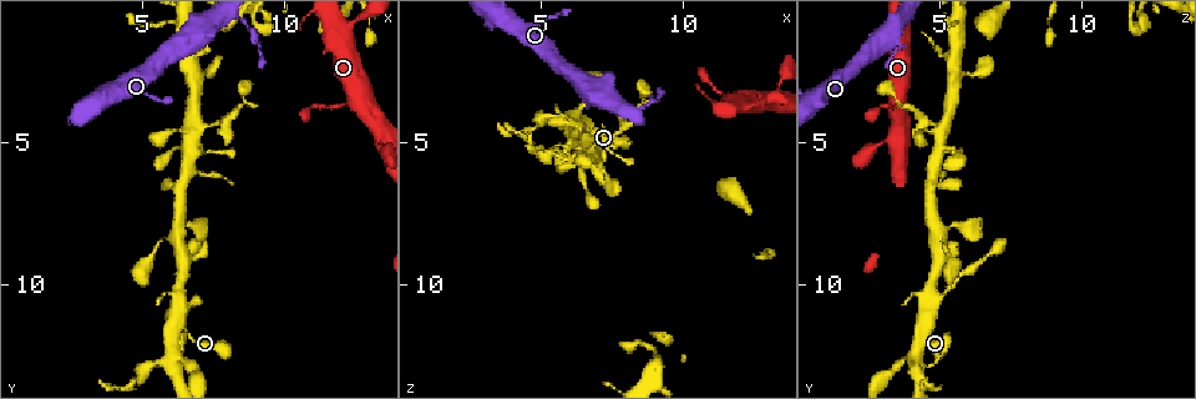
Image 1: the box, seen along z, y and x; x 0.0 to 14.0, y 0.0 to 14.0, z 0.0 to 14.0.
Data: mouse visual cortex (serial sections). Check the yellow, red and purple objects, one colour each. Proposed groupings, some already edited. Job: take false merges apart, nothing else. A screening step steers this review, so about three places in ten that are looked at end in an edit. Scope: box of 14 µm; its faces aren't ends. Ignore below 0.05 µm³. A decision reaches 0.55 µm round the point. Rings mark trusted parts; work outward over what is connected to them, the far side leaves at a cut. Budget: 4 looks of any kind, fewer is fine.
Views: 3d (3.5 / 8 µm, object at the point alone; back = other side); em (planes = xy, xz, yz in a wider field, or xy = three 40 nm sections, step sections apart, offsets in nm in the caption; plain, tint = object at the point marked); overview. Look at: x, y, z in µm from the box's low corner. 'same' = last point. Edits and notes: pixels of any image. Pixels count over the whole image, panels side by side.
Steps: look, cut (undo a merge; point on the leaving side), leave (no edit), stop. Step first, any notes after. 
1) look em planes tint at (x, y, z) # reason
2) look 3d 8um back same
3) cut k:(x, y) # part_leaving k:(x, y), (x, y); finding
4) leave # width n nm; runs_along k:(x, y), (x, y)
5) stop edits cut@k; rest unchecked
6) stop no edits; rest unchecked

look 3d 3.5um at (12.4, 3.7, 3.5) # thick turns thin

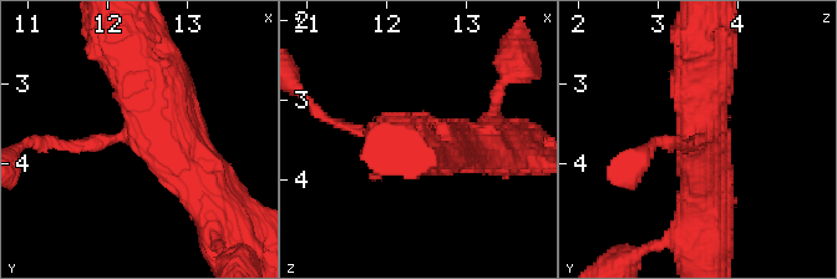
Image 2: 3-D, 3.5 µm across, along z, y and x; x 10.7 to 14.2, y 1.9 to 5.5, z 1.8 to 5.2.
look em xy step 2 tint at (12.35, 3.65, 3.55)

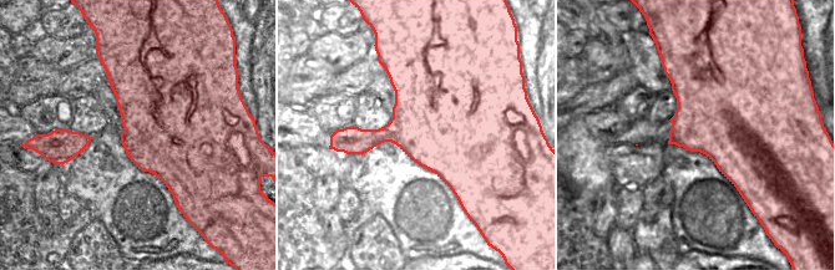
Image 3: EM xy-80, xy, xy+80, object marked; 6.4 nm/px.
leave # all the same cell

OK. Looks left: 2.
look 3d 3.5um at (8.6, 0.9, 3.7) # thin neck

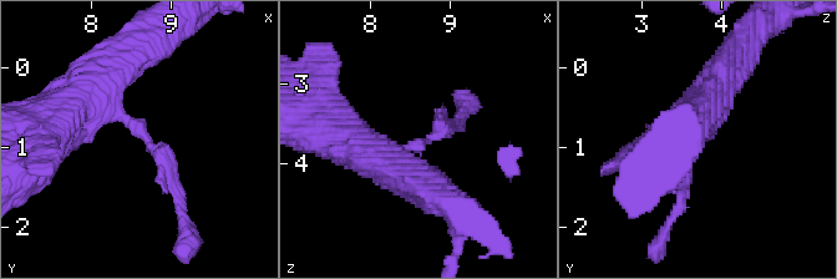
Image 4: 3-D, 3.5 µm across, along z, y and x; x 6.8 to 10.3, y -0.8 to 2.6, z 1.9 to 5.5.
look em xy step 3 tint at (8.65, 0.90, 3.70)

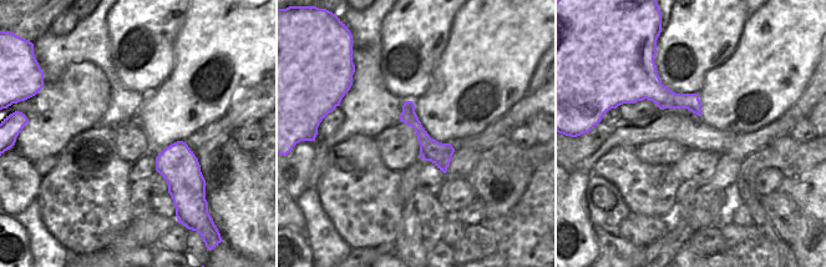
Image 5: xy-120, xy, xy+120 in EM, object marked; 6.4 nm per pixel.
cut 4:(151, 147) # a second cell is stuck on

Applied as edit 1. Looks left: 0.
stop edits cut@4; rest unchecked

